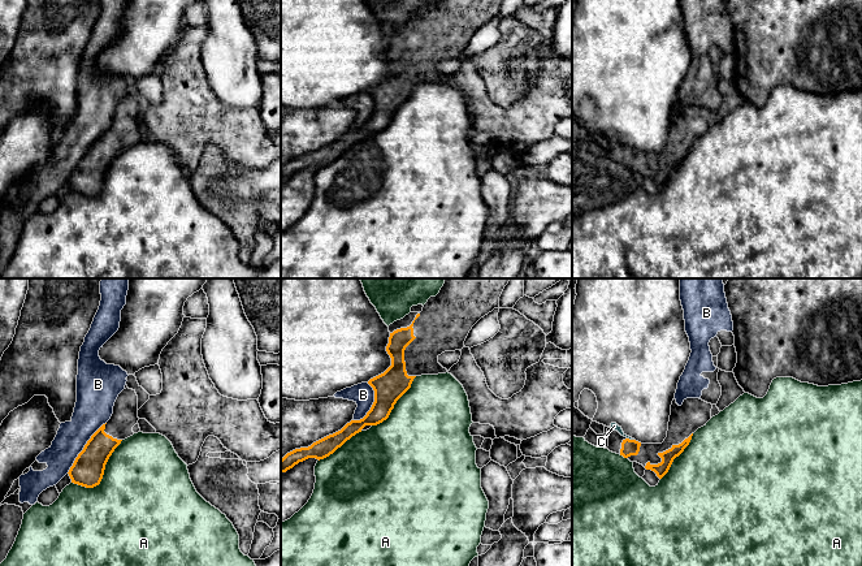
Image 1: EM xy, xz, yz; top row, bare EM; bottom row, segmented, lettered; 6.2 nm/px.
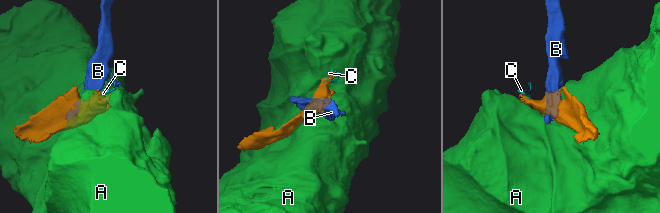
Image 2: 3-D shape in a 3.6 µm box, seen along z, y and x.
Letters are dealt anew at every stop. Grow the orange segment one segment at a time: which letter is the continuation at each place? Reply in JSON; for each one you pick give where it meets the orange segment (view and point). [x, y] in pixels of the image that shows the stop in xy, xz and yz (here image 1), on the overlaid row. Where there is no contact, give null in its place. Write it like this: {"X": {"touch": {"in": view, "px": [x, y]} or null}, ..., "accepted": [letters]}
{"accepted": []}

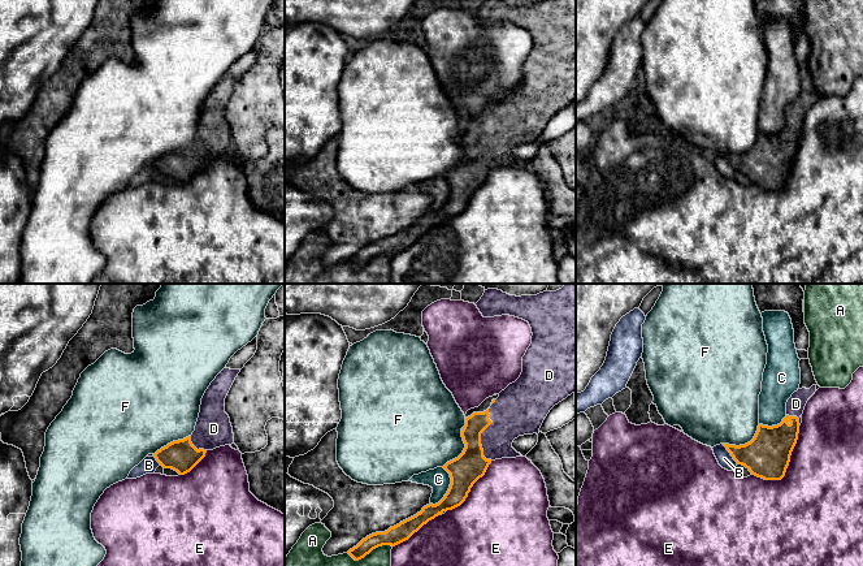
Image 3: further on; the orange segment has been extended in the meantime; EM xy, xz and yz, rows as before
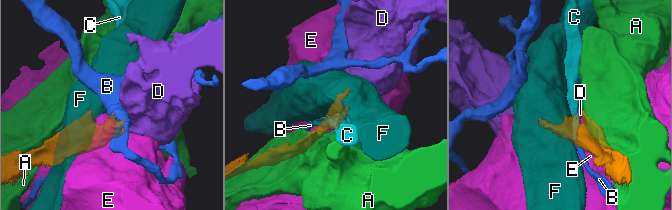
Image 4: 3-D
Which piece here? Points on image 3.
{"D": {"touch": {"in": "xz", "px": [480, 435]}}, "accepted": ["D"]}

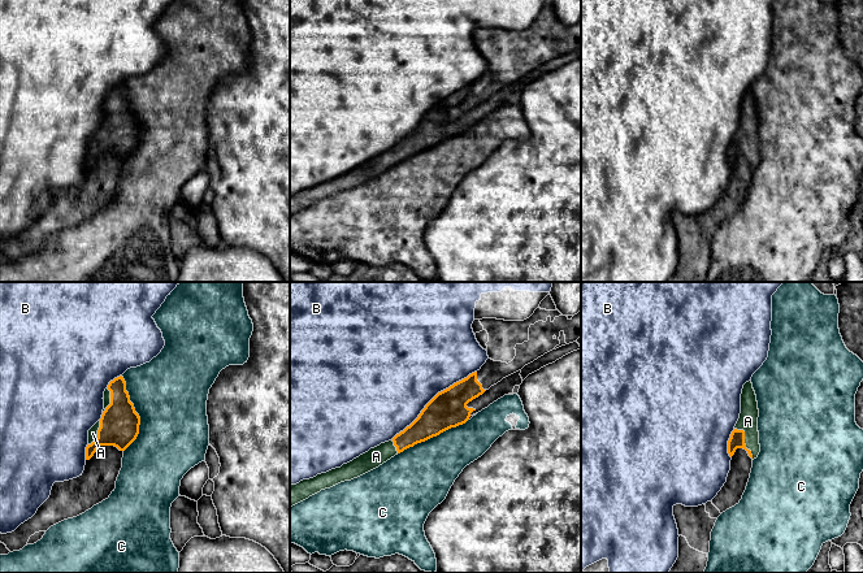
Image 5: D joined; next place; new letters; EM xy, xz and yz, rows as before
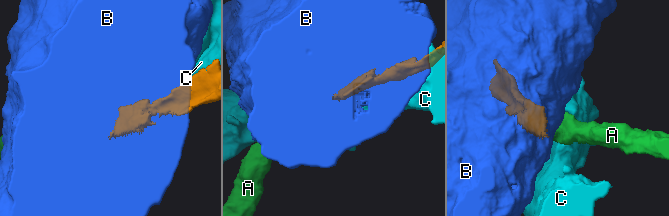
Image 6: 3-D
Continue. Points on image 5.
{"A": {"touch": {"in": "yz", "px": [744, 441]}}, "accepted": ["A"]}

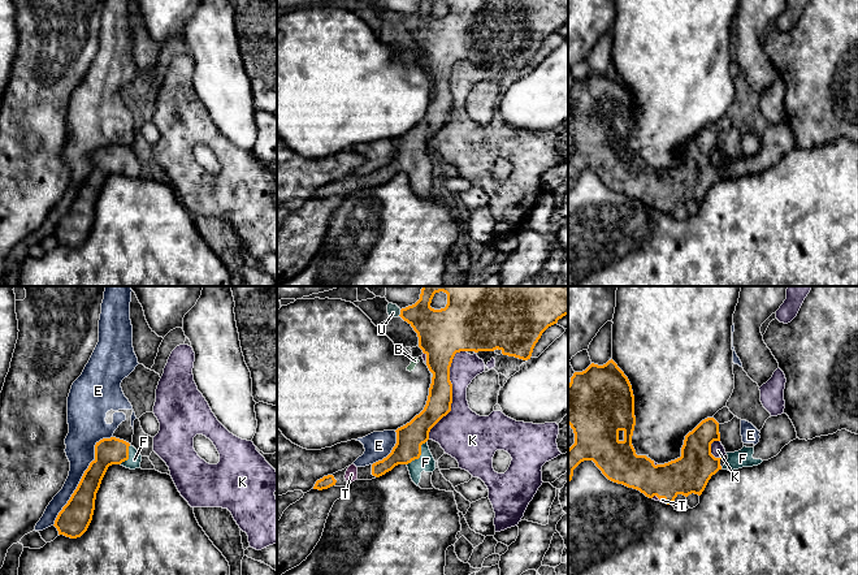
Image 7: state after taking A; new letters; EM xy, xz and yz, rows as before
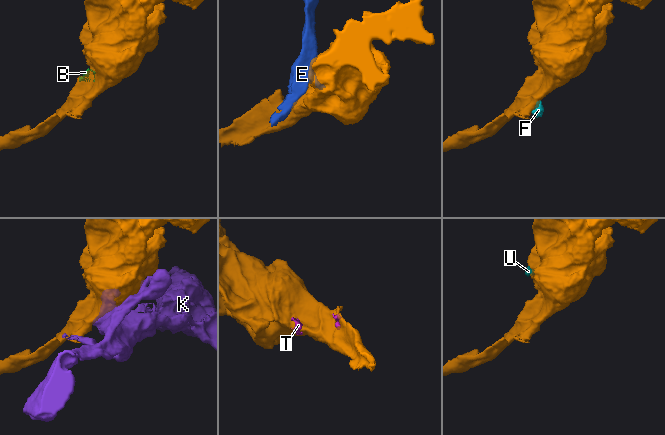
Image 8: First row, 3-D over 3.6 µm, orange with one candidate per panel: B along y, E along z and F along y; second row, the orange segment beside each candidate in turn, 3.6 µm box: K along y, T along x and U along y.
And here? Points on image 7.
{"F": {"touch": {"in": "xz", "px": [420, 454]}}, "T": {"touch": {"in": "yz", "px": [659, 498]}}, "U": {"touch": {"in": "xz", "px": [401, 312]}}, "accepted": ["F", "T", "U"]}

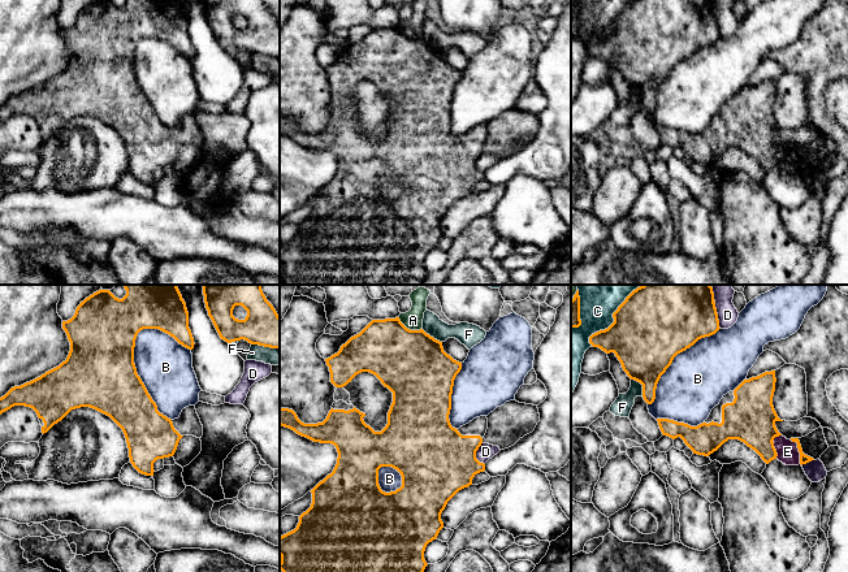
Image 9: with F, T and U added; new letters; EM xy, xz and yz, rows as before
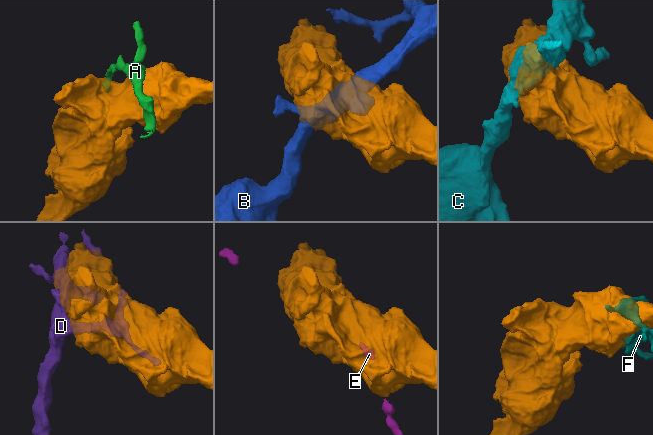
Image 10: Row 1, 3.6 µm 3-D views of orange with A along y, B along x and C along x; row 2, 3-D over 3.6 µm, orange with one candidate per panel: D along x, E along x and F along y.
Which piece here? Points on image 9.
{"accepted": []}

